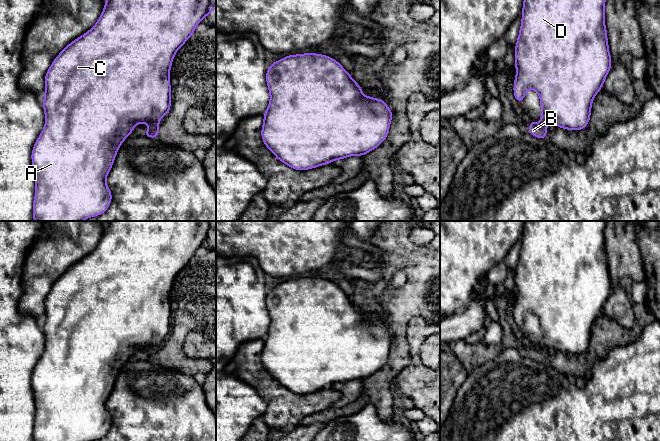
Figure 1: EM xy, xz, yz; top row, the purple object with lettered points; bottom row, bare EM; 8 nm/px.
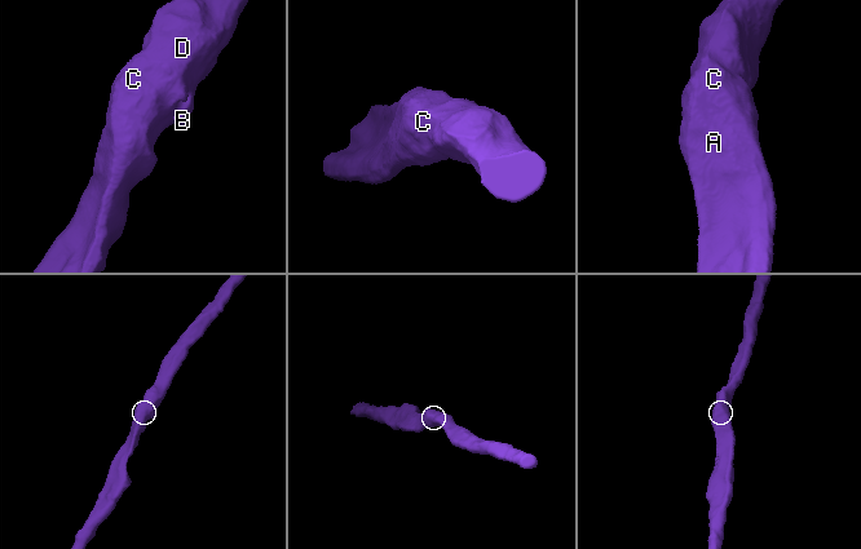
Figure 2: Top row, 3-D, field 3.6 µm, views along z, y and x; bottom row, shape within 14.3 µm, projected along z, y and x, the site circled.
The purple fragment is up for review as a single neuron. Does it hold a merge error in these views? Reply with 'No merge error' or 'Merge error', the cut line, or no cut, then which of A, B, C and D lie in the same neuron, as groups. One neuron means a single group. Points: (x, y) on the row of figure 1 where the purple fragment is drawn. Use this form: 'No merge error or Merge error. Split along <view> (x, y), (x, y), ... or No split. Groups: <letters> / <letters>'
Merge error. Split along xy (156, 120), (149, 119), (146, 121). Groups: A C D / B

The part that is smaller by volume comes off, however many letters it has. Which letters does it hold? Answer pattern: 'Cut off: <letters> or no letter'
Cut off: B

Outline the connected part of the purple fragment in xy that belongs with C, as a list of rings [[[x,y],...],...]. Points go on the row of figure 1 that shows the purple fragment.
[[[106,0],[105,7],[96,24],[86,33],[68,44],[53,60],[45,75],[45,95],[42,107],[45,112],[45,126],[37,138],[32,154],[35,176],[35,197],[33,201],[34,221],[83,221],[99,216],[109,207],[112,193],[106,184],[106,177],[114,163],[119,147],[133,132],[137,124],[150,119],[161,120],[170,110],[170,69],[178,49],[194,34],[197,25],[216,7],[216,0]]]

